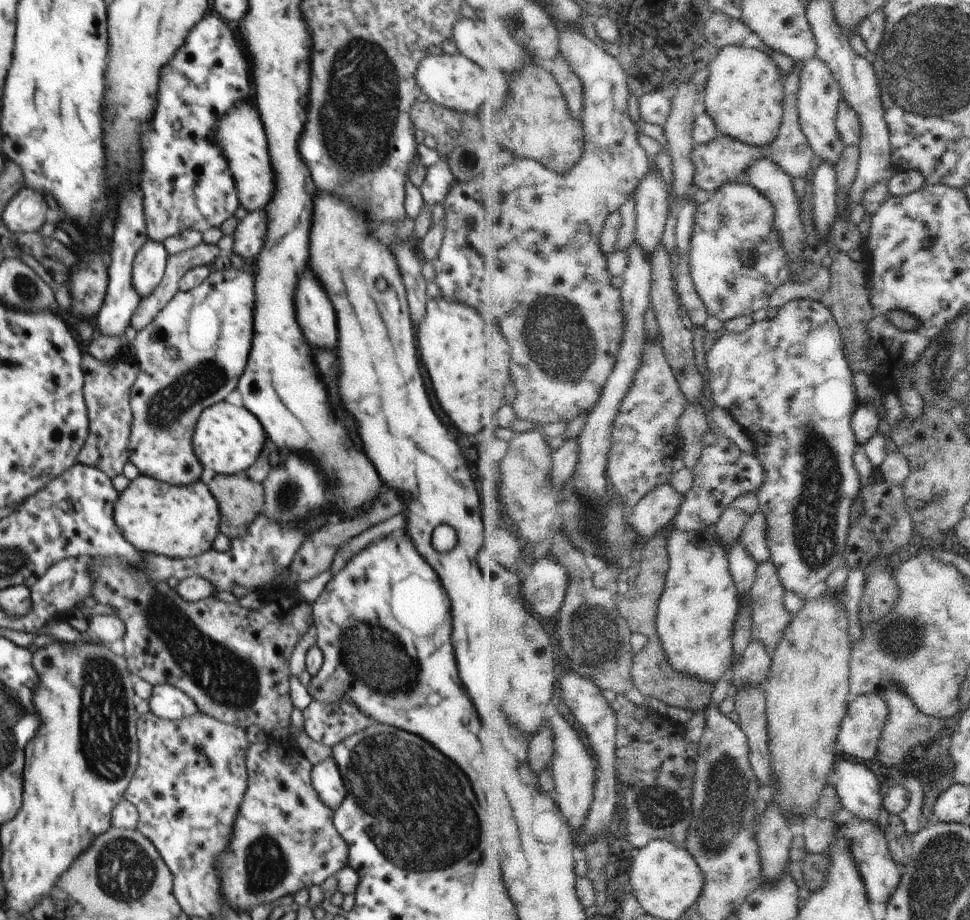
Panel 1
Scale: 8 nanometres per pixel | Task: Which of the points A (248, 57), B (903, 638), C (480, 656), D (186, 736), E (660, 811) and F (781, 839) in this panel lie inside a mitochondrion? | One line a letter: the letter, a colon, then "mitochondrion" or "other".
A: other
B: mitochondrion
C: other
D: other
E: mitochondrion
F: other

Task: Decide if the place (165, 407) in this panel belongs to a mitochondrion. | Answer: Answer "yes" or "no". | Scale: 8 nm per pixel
yes

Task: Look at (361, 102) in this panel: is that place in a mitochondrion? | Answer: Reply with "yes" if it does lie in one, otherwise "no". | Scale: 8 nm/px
yes

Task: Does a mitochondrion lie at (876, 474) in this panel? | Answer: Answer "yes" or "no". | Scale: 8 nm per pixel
no

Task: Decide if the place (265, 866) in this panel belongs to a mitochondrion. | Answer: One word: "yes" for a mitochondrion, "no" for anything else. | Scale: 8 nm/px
yes

